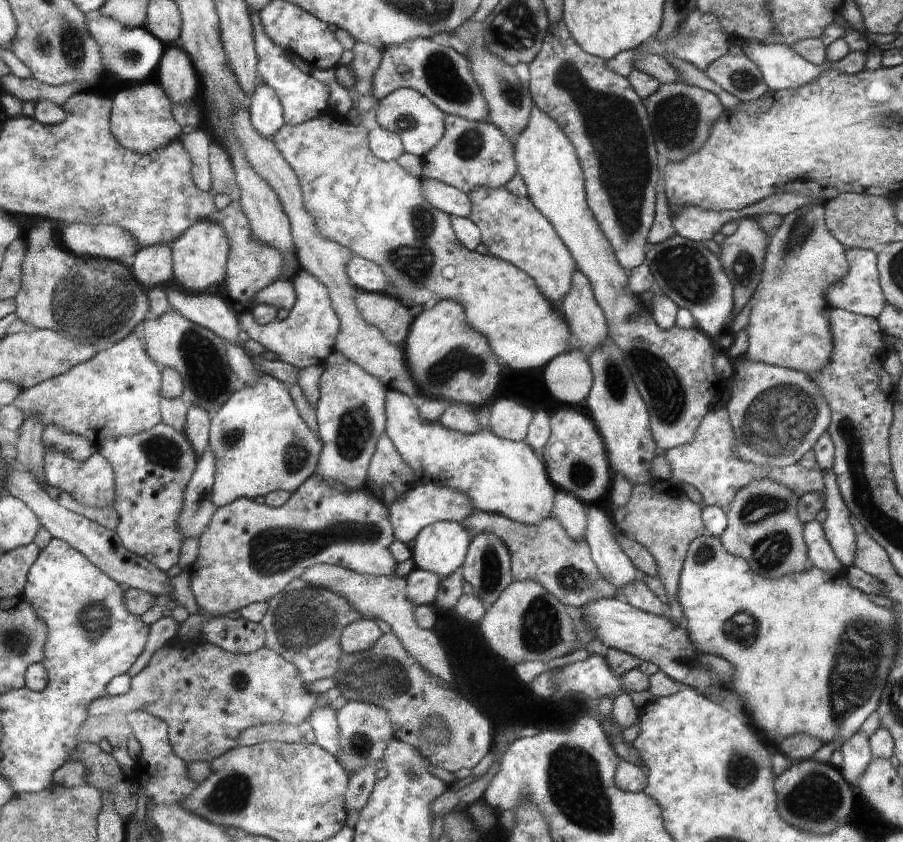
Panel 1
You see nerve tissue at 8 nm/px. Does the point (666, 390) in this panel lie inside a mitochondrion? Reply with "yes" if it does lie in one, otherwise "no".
yes

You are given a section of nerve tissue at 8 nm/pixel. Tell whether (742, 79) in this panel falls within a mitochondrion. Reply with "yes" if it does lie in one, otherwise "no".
yes

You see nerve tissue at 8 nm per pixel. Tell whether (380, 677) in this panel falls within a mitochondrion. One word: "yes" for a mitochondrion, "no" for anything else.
yes

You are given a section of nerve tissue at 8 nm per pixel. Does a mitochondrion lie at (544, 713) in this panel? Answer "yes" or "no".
no

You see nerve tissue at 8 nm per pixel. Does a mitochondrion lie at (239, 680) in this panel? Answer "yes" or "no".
no

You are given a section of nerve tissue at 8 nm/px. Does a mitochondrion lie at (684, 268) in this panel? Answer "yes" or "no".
yes

